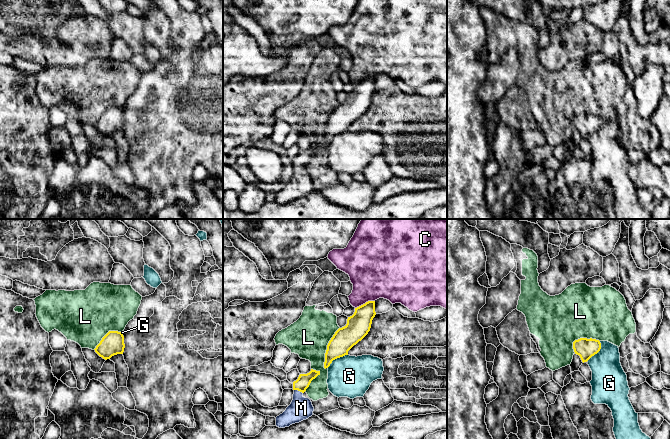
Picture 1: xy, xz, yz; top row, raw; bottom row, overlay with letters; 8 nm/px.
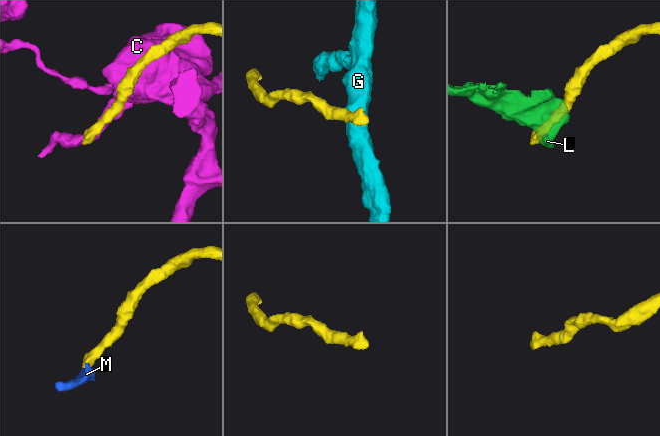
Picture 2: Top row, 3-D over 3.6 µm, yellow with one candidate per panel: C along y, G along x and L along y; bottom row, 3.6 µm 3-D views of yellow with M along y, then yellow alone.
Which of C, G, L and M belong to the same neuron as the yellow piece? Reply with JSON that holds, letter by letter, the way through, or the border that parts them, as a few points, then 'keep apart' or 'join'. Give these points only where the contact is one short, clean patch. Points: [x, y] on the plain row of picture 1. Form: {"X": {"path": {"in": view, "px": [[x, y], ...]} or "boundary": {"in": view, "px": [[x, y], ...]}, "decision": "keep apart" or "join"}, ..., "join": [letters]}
{"C": {"decision": "keep apart"}, "G": {"boundary": {"in": "xz", "px": [[347, 130], [335, 134], [327, 143]]}, "decision": "keep apart"}, "L": {"decision": "keep apart"}, "M": {"path": {"in": "xz", "px": [[302, 159], [298, 166], [298, 177], [301, 184]]}, "decision": "join"}, "join": ["M"]}

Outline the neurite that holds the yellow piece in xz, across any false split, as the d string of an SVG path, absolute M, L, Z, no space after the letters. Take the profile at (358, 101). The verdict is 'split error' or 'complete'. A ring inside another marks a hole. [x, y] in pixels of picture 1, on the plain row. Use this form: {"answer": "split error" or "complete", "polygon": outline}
{"answer": "complete", "polygon": "M368 77L355 84L354 90L348 93L347 100L335 108L327 121L325 145L333 136L348 131L348 127L368 110L375 91L375 77Z"}

